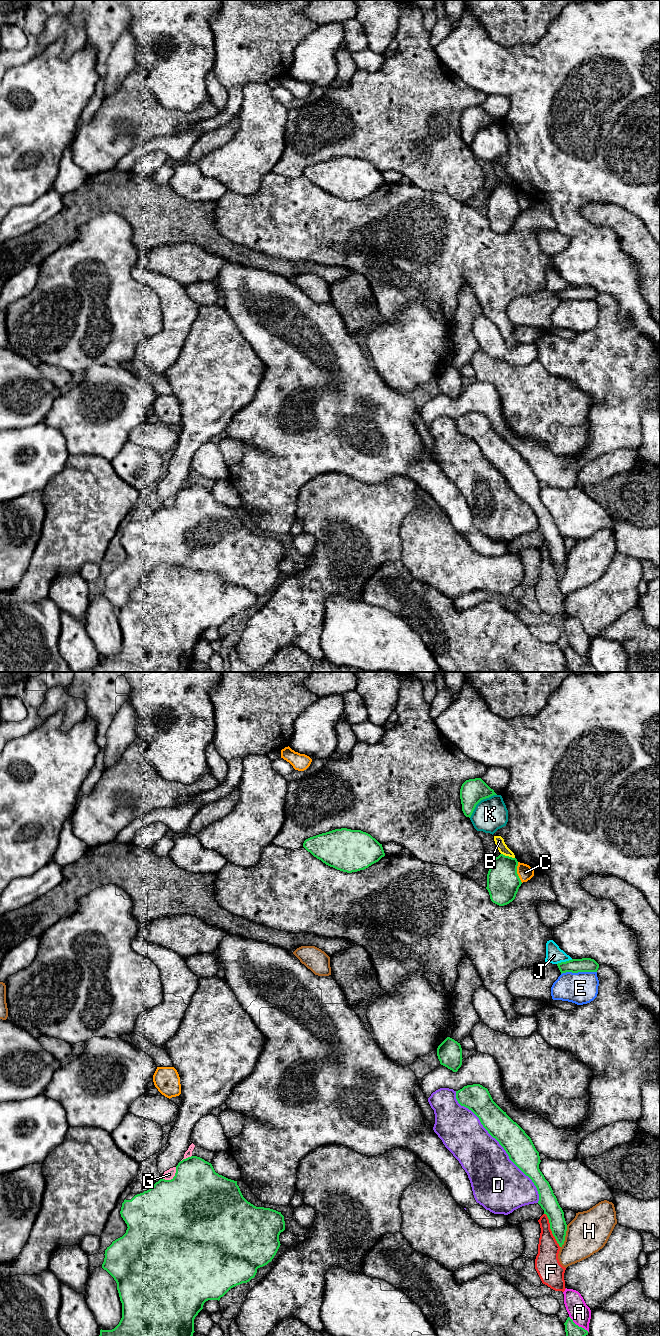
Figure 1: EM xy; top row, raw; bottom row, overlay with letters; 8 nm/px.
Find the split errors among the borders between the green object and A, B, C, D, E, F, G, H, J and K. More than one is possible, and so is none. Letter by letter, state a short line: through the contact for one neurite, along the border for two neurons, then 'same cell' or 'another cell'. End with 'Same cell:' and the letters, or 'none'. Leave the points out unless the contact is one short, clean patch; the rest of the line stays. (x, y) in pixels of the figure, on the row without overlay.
A: another cell
B: line xy (501, 181), (514, 186); another cell
C: another cell
D: another cell
E: another cell
F: another cell
G: another cell
H: another cell
J: another cell
K: another cell
Same cell: none

